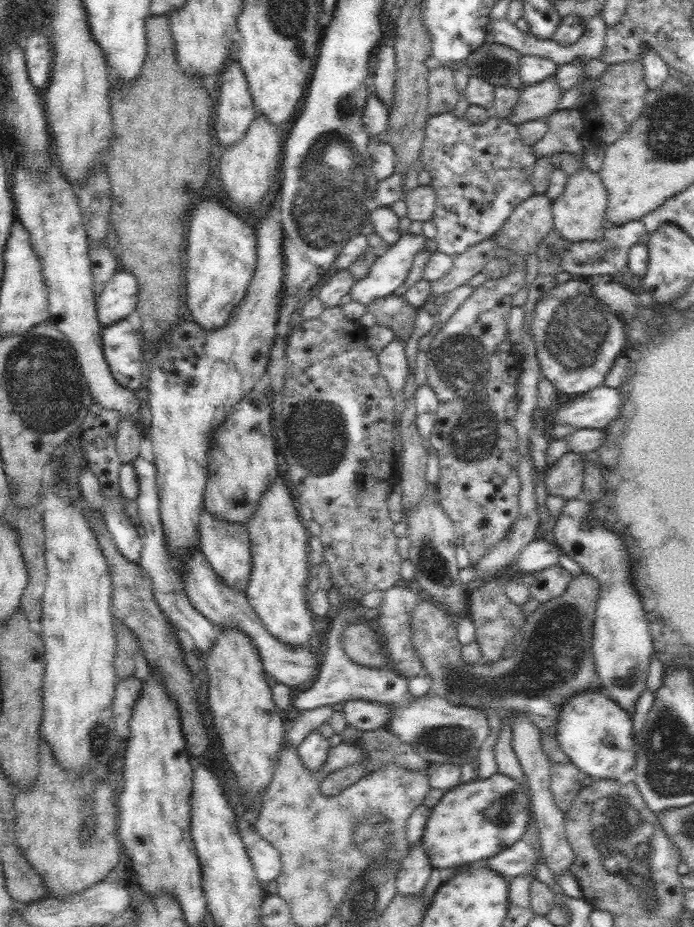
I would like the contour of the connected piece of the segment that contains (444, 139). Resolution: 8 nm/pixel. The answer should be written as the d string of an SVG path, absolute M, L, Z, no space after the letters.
M452 112L430 113L425 126L425 139L421 148L422 164L430 172L434 189L435 209L433 222L437 227L434 238L438 251L450 256L466 252L469 246L494 236L503 227L512 211L527 198L535 194L533 172L538 159L532 146L526 145L518 134L517 125L492 115L486 122L476 124Z

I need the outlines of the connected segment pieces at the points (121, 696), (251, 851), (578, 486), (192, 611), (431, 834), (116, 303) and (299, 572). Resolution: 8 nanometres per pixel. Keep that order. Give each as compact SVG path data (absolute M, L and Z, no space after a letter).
M132 675L126 679L118 679L113 698L114 726L118 736L126 739L130 736L130 717L134 705L143 693L143 682Z
M259 837L249 839L247 853L256 876L263 885L276 880L282 868L280 853L270 842Z
M568 451L545 472L544 482L549 495L574 499L581 497L583 477L581 475L582 455Z
M145 444L140 456L136 457L132 462L139 482L139 495L136 498L138 514L141 519L140 524L144 527L143 546L138 564L151 578L154 598L158 602L158 606L164 616L175 629L186 630L194 639L197 649L205 655L212 650L222 628L208 620L190 603L190 600L186 597L186 590L183 588L182 573L177 571L178 568L175 568L175 564L170 558L168 547L166 547L162 518L159 513L159 496L157 495L158 487L154 461L153 449L148 444Z
M498 771L492 777L461 782L457 787L445 790L426 822L422 838L422 846L426 848L432 866L448 868L476 860L483 863L523 839L531 819L530 802L531 798L518 782Z
M121 266L114 274L114 278L105 284L103 291L97 298L97 316L102 327L114 325L122 321L136 308L139 299L138 281L134 282L135 273Z
M284 472L262 495L258 508L245 527L250 538L252 571L246 586L246 597L265 627L290 646L307 646L314 636L314 614L307 598L312 592L309 566L309 530L299 515L298 504L292 500L284 484Z

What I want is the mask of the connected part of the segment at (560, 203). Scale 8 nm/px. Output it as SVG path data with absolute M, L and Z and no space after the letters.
M583 163L578 172L568 176L564 192L552 203L551 211L555 229L562 238L571 242L602 239L608 201L608 193L600 176Z

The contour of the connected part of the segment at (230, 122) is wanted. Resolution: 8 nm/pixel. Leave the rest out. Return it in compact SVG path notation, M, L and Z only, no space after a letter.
M232 61L229 66L224 66L214 93L218 118L213 126L218 140L230 147L245 137L248 127L258 114L240 62Z

